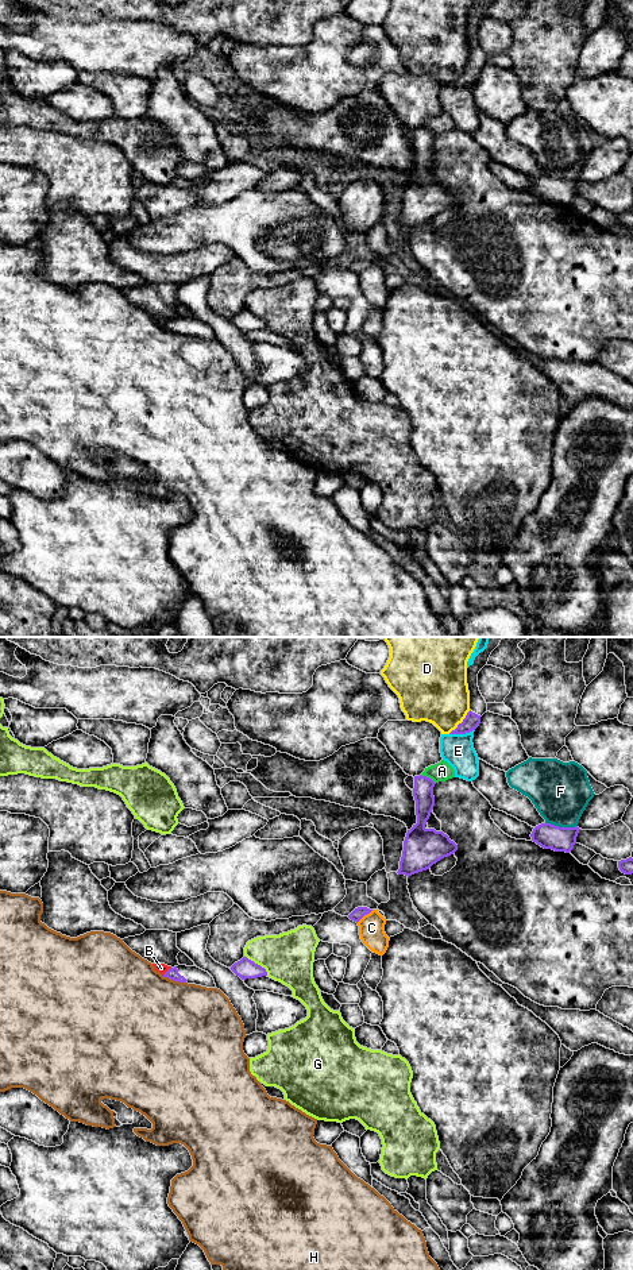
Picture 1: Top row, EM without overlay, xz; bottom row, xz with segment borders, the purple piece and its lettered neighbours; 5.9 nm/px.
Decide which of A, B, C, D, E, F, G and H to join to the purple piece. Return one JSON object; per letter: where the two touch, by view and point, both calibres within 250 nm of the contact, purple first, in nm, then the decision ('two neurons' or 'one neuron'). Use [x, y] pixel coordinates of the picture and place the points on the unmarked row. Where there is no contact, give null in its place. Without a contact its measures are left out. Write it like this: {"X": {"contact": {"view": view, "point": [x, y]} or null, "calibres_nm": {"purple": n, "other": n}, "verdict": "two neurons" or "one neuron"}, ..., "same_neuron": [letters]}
{"A": {"contact": {"view": "xz", "point": [428, 130]}, "calibres_nm": {"purple": 120, "other": 120}, "verdict": "two neurons"}, "B": {"contact": {"view": "xz", "point": [168, 323]}, "calibres_nm": {"purple": 70, "other": 60}, "verdict": "two neurons"}, "C": {"contact": {"view": "xz", "point": [365, 266]}, "calibres_nm": {"purple": 70, "other": 160}, "verdict": "two neurons"}, "D": {"contact": {"view": "xz", "point": [462, 74]}, "calibres_nm": {"purple": 90, "other": 380}, "verdict": "two neurons"}, "E": {"contact": {"view": "xz", "point": [462, 85]}, "calibres_nm": {"purple": 90, "other": 190}, "verdict": "two neurons"}, "F": {"contact": {"view": "xz", "point": [562, 180]}, "calibres_nm": {"purple": 150, "other": 360}, "verdict": "two neurons"}, "G": {"contact": {"view": "xz", "point": [257, 316]}, "calibres_nm": {"purple": 120, "other": 300}, "verdict": "two neurons"}, "H": {"contact": {"view": "xz", "point": [174, 332]}, "calibres_nm": {"purple": 70, "other": 500}, "verdict": "two neurons"}, "same_neuron": []}

